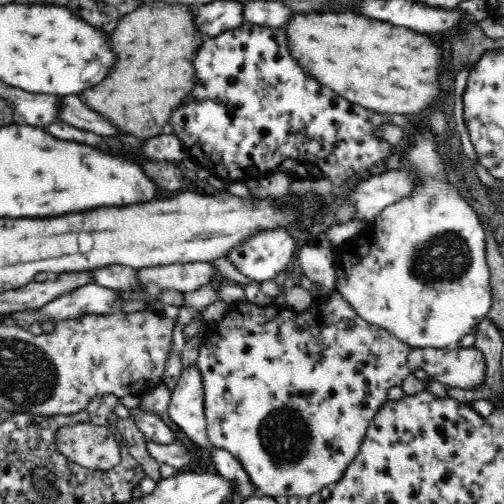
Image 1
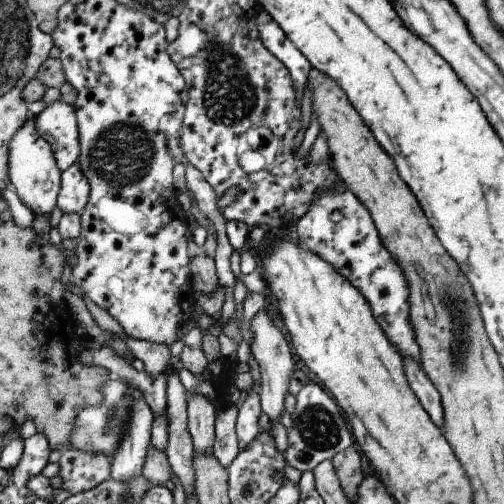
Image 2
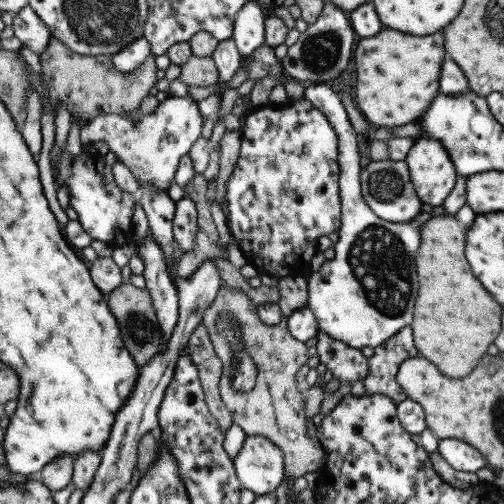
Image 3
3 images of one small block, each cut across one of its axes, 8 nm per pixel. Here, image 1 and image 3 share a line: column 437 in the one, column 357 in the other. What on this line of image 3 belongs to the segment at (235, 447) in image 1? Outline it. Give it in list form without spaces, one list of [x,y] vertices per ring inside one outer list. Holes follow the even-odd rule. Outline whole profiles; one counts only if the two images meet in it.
[[[317,334],[317,358],[327,368],[327,378],[337,378],[343,382],[363,380],[369,372],[367,358],[359,348],[351,348],[341,340]]]

